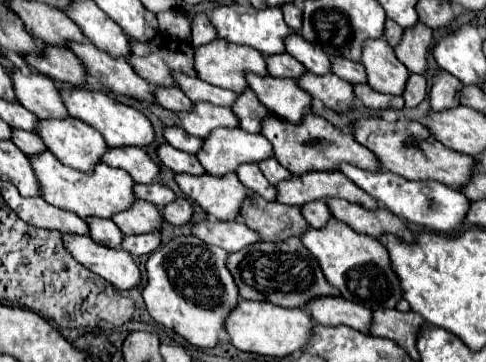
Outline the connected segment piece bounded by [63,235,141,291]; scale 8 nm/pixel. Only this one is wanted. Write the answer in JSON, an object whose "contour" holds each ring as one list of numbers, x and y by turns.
{"contour":[[63,235,63,241,81,265,109,281,115,289,127,291,141,283,141,271,127,251,103,247,87,235]]}

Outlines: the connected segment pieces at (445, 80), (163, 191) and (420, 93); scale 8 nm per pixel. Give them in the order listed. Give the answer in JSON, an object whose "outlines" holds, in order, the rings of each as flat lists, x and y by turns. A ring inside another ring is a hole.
{"outlines":[[[439,71,435,75,433,87,431,87,431,109,441,113,453,107,459,107,459,91,463,89,463,85,459,83,459,79,455,79,453,75,449,75,447,71]],[[161,183,135,185,135,195,139,195,139,199,149,201,149,203,153,203,157,207,165,207,165,205,169,205,169,203,173,203,177,199,177,195,169,187,161,185]],[[411,75,403,93,405,107,417,107,425,99,425,95,427,95,427,79,423,75]]]}

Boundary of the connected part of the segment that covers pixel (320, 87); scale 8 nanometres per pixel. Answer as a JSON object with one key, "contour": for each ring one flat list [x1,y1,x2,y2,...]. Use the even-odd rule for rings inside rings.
{"contour":[[305,73,297,81,311,97,323,101,325,107,333,109,335,113,347,113,353,107,355,93,353,85,339,79,337,75,309,75]]}

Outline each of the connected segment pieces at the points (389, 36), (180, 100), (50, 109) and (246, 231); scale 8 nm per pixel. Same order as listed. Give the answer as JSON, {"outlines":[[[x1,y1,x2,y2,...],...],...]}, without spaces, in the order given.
{"outlines":[[[387,19,385,21,385,39,387,39,387,43,391,47,395,47,395,45,399,45,401,37,403,37,403,27,399,27,395,21]],[[155,87,155,101,171,111,177,113,185,113,193,109,191,99,187,99,187,95,183,95,183,91,179,87]],[[19,69,11,75,19,103,39,119,67,119,69,113,53,81,41,73,23,75]],[[199,221,193,225,193,233,207,245,217,245,227,253,237,253,239,249,261,241,255,231,237,221]]]}

